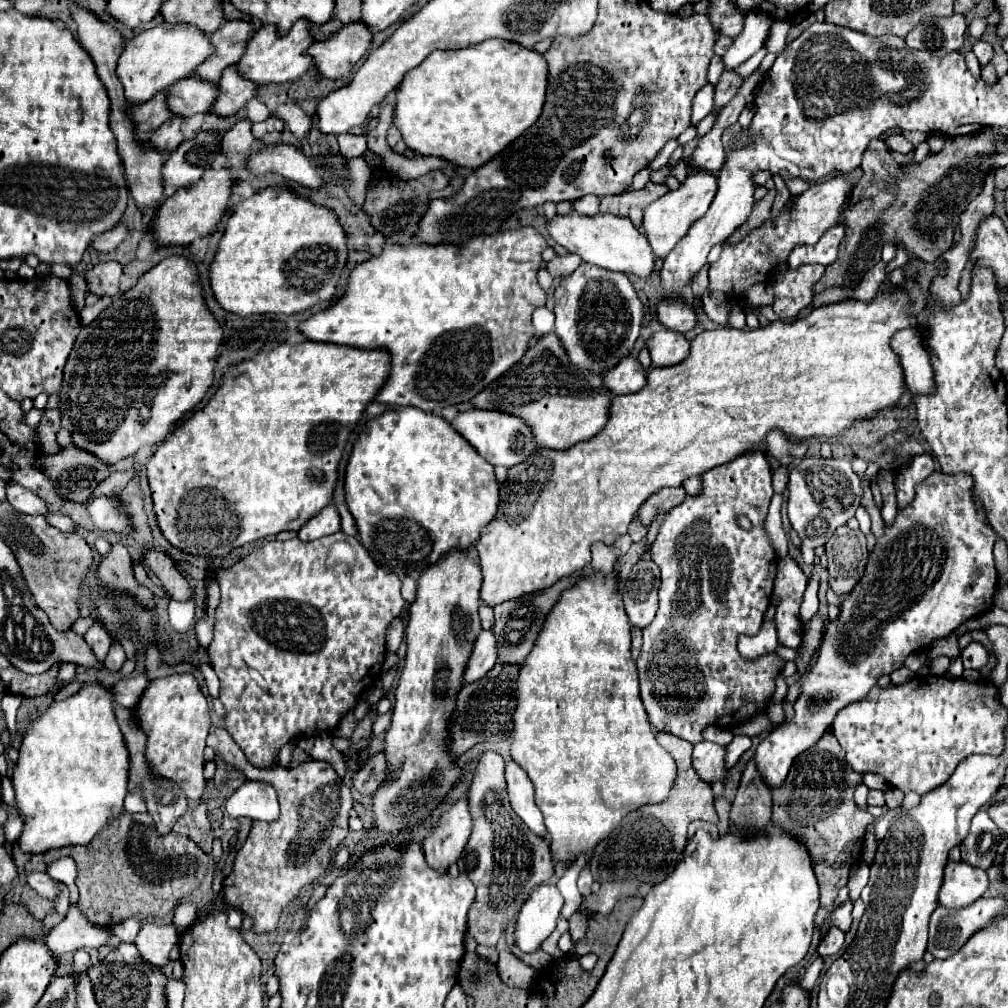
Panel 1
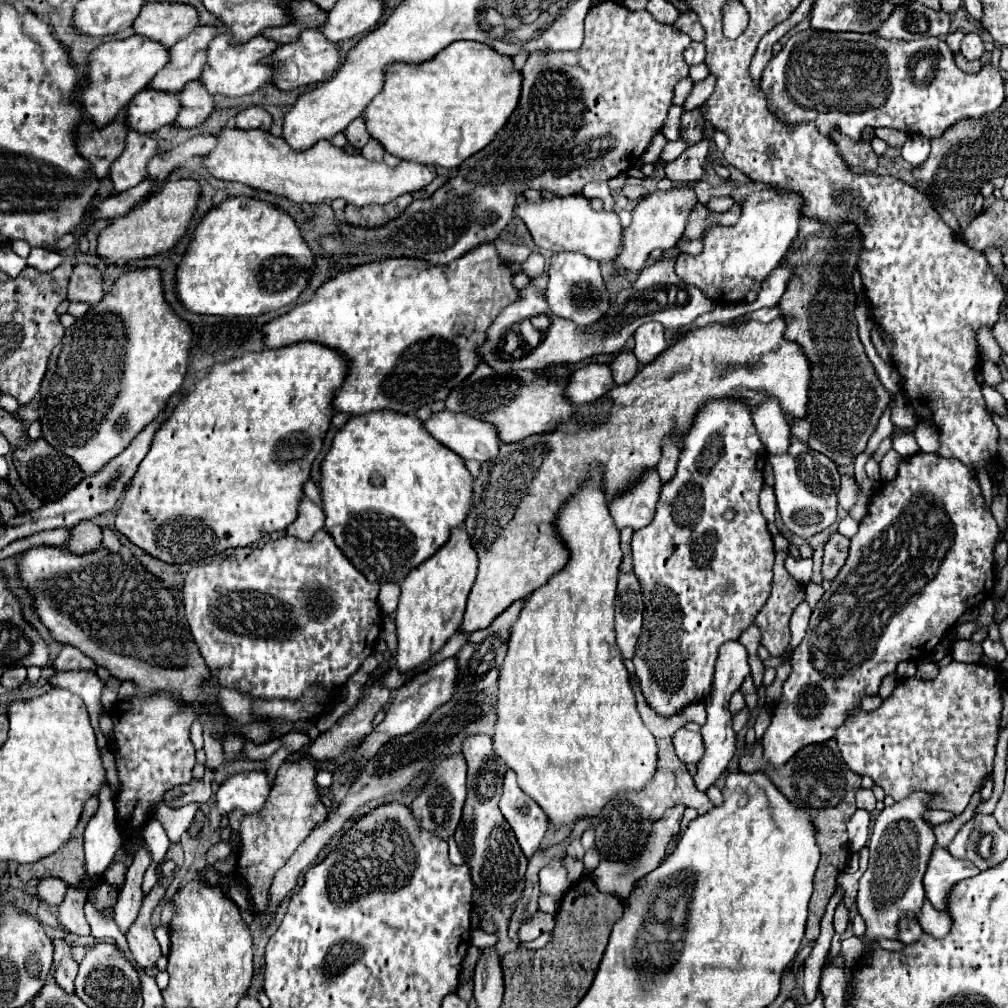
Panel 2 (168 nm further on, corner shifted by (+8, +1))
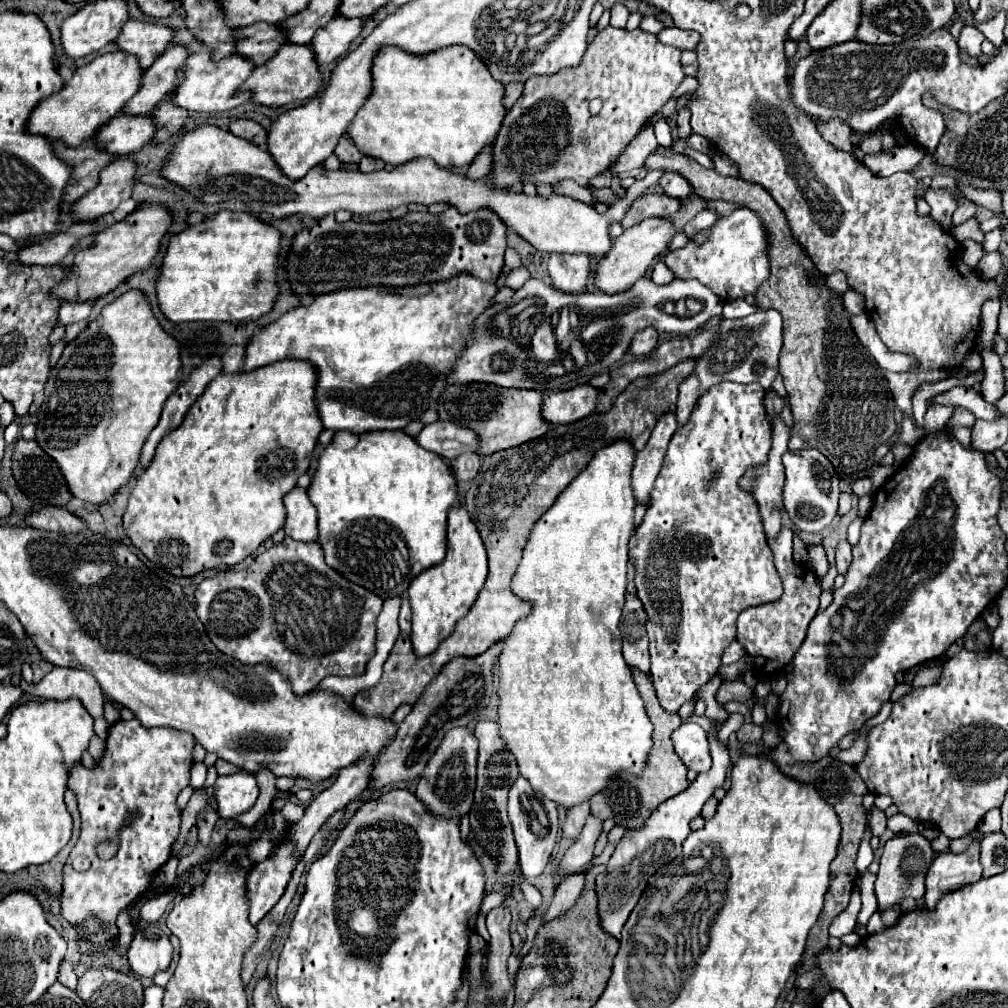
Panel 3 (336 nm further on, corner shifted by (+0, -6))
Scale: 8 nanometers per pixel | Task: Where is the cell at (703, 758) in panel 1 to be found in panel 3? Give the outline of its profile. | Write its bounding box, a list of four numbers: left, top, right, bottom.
[674,723,712,773]

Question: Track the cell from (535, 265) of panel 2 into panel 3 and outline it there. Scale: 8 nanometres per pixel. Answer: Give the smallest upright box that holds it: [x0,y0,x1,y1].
[506,267,530,289]

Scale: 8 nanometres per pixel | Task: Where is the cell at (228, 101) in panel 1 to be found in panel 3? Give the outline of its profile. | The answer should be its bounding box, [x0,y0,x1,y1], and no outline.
[150,97,186,143]

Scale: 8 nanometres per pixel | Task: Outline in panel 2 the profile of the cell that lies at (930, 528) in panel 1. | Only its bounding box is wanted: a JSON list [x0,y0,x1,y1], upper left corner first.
[760,452,1000,768]

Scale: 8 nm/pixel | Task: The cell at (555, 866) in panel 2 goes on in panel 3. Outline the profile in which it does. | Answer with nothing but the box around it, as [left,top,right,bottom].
[558,815,602,877]

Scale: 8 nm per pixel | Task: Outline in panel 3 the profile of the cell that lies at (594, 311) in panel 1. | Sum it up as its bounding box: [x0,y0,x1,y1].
[548,253,590,293]

